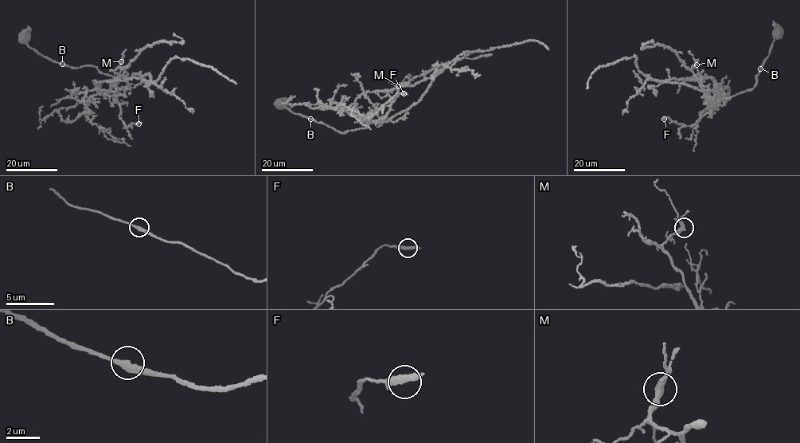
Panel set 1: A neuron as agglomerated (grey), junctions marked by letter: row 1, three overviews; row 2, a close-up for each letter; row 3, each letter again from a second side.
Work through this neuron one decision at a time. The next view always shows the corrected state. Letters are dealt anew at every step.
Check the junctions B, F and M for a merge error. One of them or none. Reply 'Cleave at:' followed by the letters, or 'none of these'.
Cleave at: none of these

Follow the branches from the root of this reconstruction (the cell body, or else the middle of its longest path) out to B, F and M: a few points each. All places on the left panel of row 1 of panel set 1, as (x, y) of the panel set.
B: (24, 37), (28, 45), (40, 55), (62, 64)
F: (24, 37), (51, 60), (76, 68), (96, 67), (116, 78), (107, 95), (119, 102), (124, 126), (138, 123)
M: (24, 37), (51, 60), (76, 68), (96, 67), (116, 78), (111, 91), (122, 95), (129, 84), (121, 61)

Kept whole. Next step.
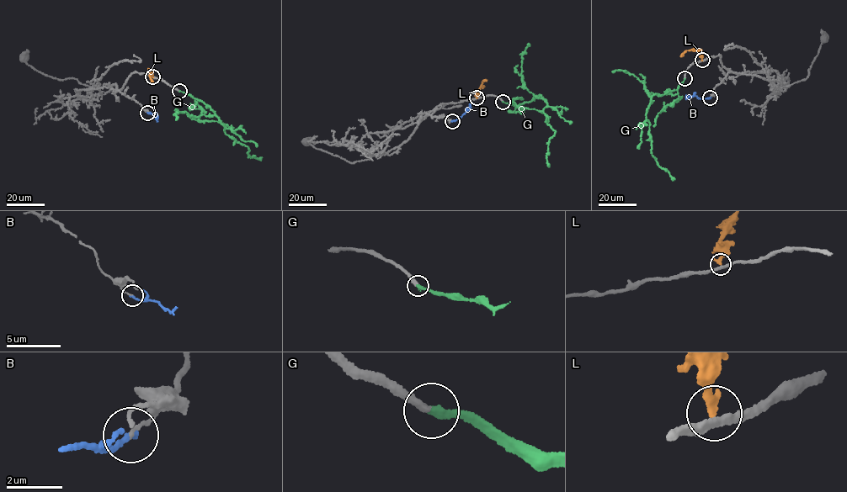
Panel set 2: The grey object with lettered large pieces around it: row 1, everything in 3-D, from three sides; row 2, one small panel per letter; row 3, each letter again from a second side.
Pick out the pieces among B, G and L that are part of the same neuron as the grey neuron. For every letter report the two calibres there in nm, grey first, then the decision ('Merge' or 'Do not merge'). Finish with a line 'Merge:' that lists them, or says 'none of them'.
B: Thickness 120 nm (grey) against 200 nm. Do not merge
G: Thickness 300 nm (grey) against 280 nm. Merge
L: Thickness 300 nm (grey) against 320 nm. Do not merge
Merge: G

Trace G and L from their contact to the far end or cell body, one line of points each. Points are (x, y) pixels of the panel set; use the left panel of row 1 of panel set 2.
G: (179, 91), (210, 107), (225, 127), (225, 133), (247, 146), (248, 156), (262, 157)
L: (152, 76), (150, 71), (153, 82)

